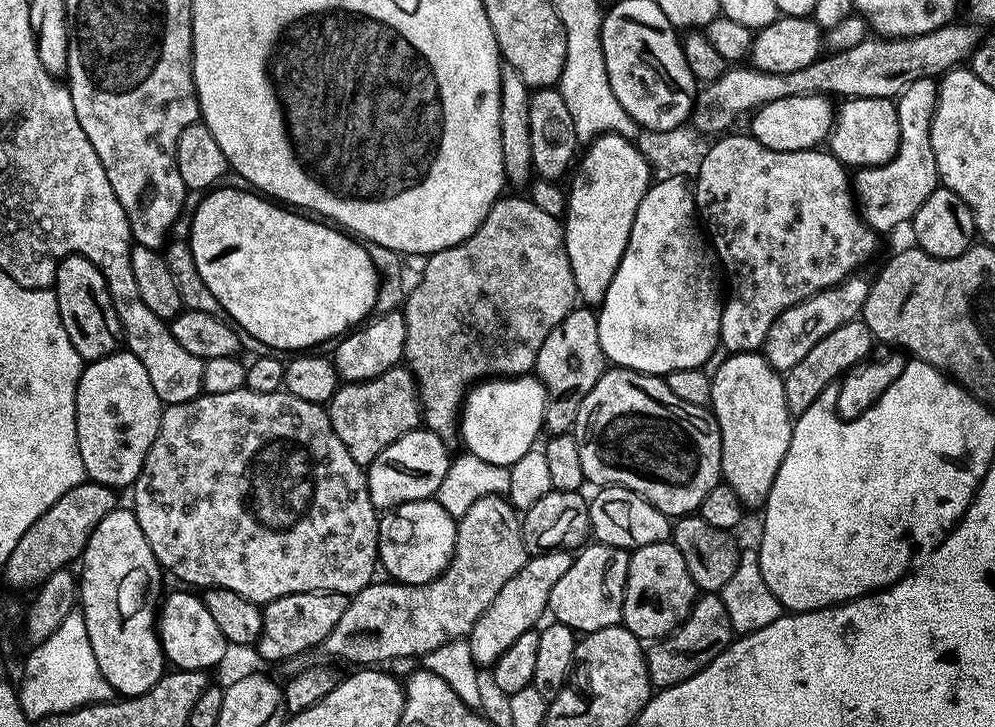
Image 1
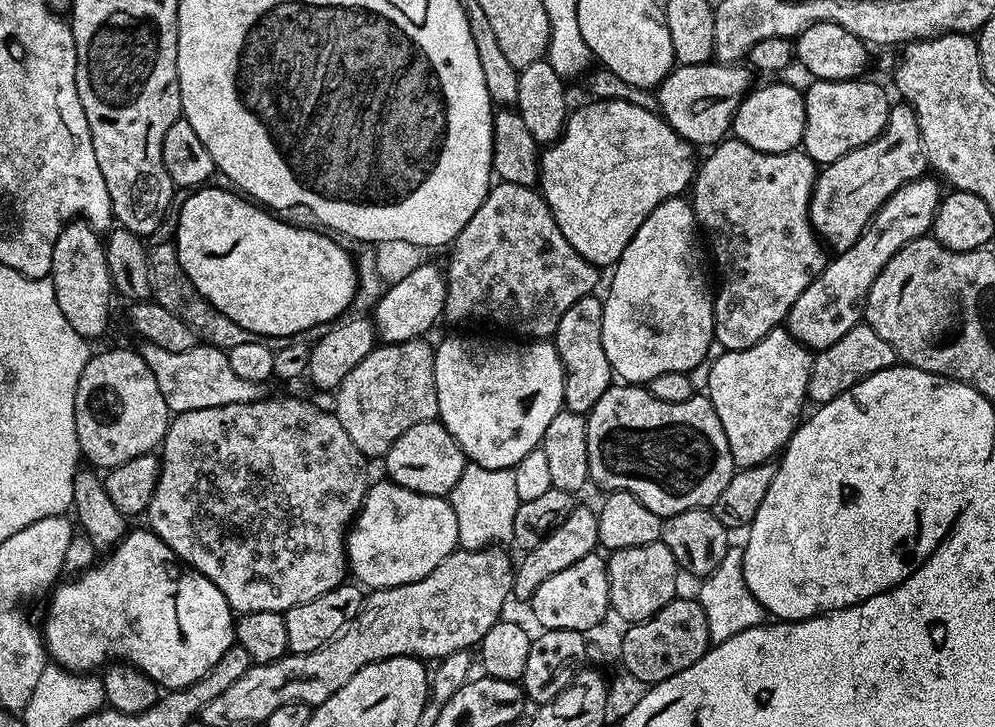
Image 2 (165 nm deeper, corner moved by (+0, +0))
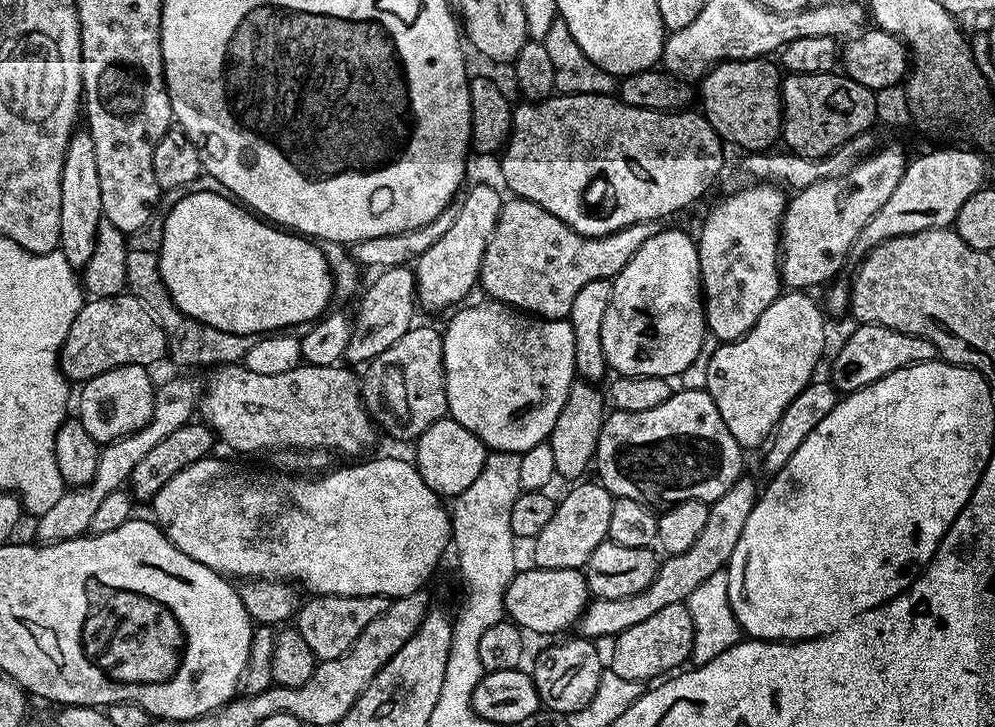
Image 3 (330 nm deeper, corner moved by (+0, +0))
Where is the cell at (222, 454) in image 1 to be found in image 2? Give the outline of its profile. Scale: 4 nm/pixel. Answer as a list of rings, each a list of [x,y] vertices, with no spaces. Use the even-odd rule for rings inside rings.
[[[270,396],[230,406],[210,406],[206,410],[175,413],[169,419],[164,442],[158,449],[158,486],[154,486],[154,498],[150,498],[150,506],[146,513],[147,527],[150,531],[162,538],[162,542],[166,542],[166,546],[170,546],[174,554],[178,554],[183,564],[190,565],[194,570],[198,570],[198,574],[210,578],[210,582],[214,582],[214,586],[222,590],[226,602],[236,614],[258,610],[286,613],[294,606],[310,602],[345,583],[350,572],[346,537],[370,487],[369,461],[360,453],[358,446],[350,442],[350,434],[342,430],[342,422],[338,422],[335,414],[329,409],[327,412],[326,409],[311,404],[308,400],[299,400],[296,396]]]

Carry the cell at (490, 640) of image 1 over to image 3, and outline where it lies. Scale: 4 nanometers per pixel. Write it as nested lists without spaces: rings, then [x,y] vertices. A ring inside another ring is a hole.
[[[576,482],[564,497],[559,497],[554,518],[531,541],[531,563],[538,568],[550,570],[566,570],[567,568],[583,569],[584,563],[594,554],[595,548],[608,539],[610,530],[610,514],[614,511],[614,497],[606,491],[603,484],[593,482],[584,484]]]

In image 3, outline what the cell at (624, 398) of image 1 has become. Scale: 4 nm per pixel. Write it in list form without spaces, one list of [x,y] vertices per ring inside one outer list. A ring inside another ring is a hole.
[[[676,390],[662,406],[654,406],[651,410],[609,411],[598,434],[594,472],[596,468],[599,483],[613,497],[634,498],[634,502],[649,506],[671,506],[683,500],[711,502],[722,498],[742,474],[740,455],[740,443],[730,430],[726,430],[726,422],[722,422],[722,414],[718,414],[718,406],[714,406],[710,394],[706,390]]]

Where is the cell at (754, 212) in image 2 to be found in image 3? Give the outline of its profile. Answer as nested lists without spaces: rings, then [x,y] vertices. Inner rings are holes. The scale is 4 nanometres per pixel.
[[[763,182],[747,186],[722,197],[709,210],[696,240],[704,322],[720,342],[742,338],[762,318],[766,306],[782,295],[780,220],[786,192],[783,187]]]

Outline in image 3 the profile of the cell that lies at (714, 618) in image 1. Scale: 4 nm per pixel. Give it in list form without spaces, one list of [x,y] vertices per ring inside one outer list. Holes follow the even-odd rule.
[[[687,603],[665,606],[658,614],[646,618],[646,622],[638,622],[638,626],[630,626],[630,630],[620,633],[611,644],[610,670],[621,678],[652,682],[683,669],[689,663],[694,644],[694,625]]]

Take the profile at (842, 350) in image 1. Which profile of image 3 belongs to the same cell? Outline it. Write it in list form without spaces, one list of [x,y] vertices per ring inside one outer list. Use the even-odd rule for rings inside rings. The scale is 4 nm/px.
[[[857,323],[855,327],[832,360],[830,383],[834,385],[837,393],[857,392],[886,378],[886,374],[894,374],[894,370],[902,370],[912,364],[924,364],[927,360],[937,359],[936,347],[917,336],[902,334],[898,330],[890,330],[877,324]]]

